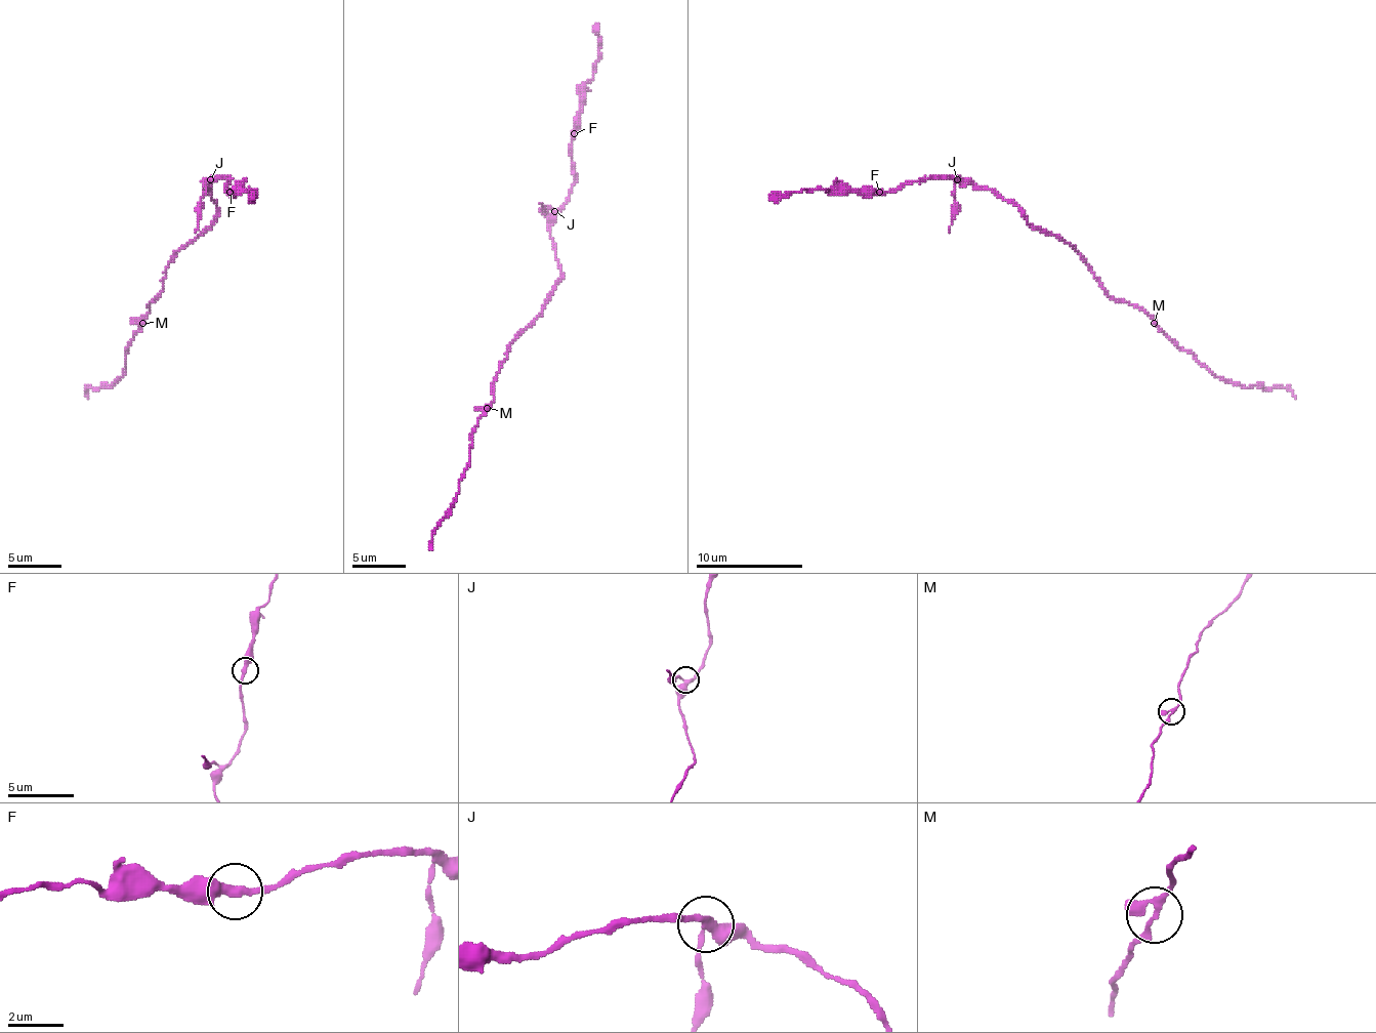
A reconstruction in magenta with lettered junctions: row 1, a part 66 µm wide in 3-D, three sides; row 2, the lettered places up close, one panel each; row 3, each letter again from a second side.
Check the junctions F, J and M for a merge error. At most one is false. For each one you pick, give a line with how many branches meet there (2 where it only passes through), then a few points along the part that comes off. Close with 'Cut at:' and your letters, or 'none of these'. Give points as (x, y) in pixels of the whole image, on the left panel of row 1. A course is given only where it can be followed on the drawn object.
J: 3 branches meet; foreign part runs (211, 178), (201, 200), (201, 218), (195, 232)
Cut at: J

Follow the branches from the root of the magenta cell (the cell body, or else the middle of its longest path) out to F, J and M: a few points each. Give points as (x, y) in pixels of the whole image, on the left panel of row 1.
F: (198, 235), (216, 216), (216, 205), (206, 187), (216, 178), (230, 178), (227, 181), (227, 192), (230, 192)
J: (198, 235), (216, 216), (216, 205), (206, 187), (211, 178)
M: (198, 235), (168, 264), (163, 288), (150, 304), (150, 313), (141, 324)

